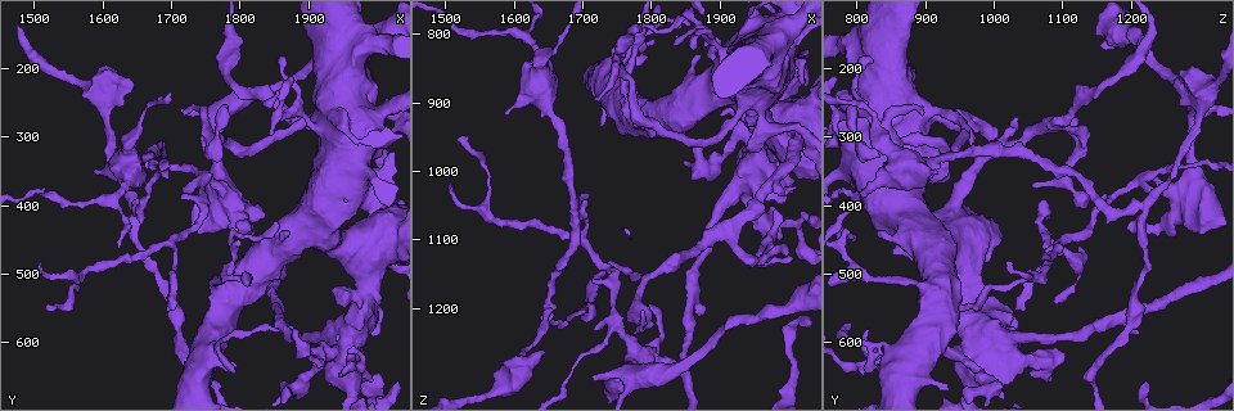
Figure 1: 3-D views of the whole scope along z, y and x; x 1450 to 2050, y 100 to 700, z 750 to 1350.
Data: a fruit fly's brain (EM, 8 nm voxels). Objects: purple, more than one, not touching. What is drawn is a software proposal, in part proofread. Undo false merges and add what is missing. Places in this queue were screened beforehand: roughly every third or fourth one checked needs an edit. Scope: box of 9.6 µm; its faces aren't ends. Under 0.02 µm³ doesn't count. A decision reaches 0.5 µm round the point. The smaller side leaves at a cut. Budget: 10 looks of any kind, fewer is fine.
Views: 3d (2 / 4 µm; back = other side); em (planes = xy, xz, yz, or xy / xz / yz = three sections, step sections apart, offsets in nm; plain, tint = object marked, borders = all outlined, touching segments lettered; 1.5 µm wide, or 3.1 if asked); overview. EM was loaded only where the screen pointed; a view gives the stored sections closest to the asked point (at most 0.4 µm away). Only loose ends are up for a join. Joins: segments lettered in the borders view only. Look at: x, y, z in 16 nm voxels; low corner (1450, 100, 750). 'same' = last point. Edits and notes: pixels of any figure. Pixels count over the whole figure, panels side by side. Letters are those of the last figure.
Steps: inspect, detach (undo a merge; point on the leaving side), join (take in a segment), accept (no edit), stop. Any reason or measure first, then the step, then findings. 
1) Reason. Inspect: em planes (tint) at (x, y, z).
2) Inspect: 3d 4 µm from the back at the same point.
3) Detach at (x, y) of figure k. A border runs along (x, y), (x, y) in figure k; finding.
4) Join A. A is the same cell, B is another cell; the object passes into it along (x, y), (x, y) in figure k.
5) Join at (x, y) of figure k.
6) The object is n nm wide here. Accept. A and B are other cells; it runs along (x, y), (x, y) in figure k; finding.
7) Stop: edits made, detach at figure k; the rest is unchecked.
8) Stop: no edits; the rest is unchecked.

Abrupt turn. Inspect: em xz step 8 (tint) at (1910, 640, 975).

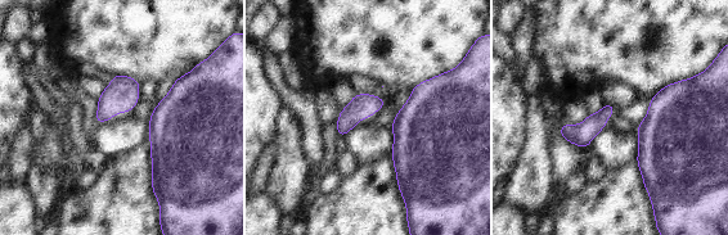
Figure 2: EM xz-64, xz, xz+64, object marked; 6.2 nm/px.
Inspect: em planes (tint) at the same point.

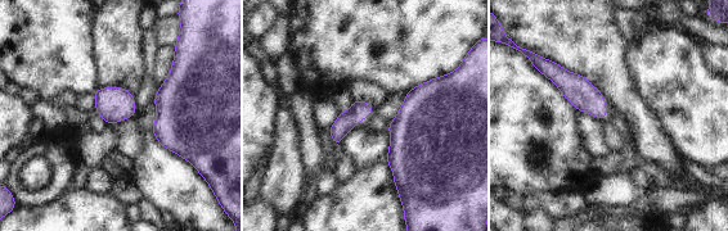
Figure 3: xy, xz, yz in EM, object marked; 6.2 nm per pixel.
See the neighbours. Inspect: em planes (borders) at the same point.

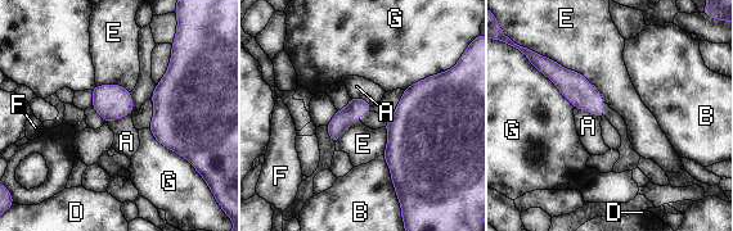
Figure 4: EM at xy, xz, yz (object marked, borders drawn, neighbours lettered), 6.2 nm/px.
Accept. A, B, D, E, F and G are other cells; a border runs along (545, 57), (580, 72), (605, 102) in figure 4; continuous, no second neuron.

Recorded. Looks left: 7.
Branch stops here. Inspect: em planes (borders) at (1875, 435, 830).

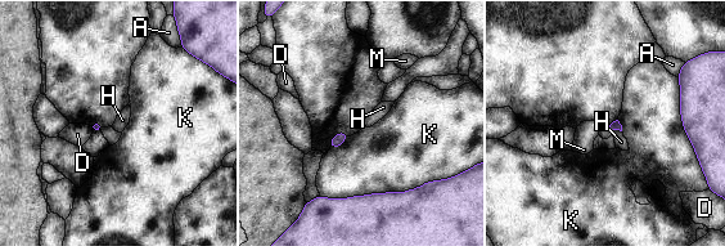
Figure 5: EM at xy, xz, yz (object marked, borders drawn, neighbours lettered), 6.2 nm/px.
Accept. A, D, H, K and M are other cells; a border runs along (429, 180), (400, 192), (320, 196) in figure 5; none of them fits.

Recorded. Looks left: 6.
Branch stops here. Inspect: em planes (borders) at (1780, 250, 790).

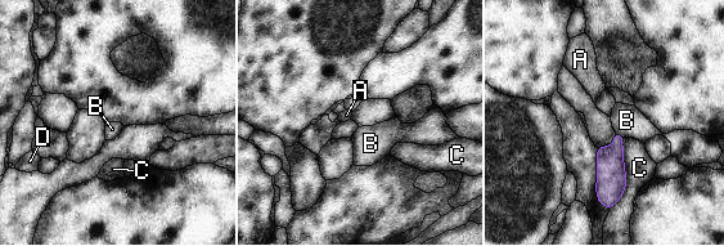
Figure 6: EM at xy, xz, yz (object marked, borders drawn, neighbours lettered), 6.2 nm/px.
Accept. A, B, C and D are other cells; a border runs along (615, 130), (625, 137) in figure 6; no lettered segment goes on from it.

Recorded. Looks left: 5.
Thin end. Inspect: 3d 4 µm at (1860, 190, 820).

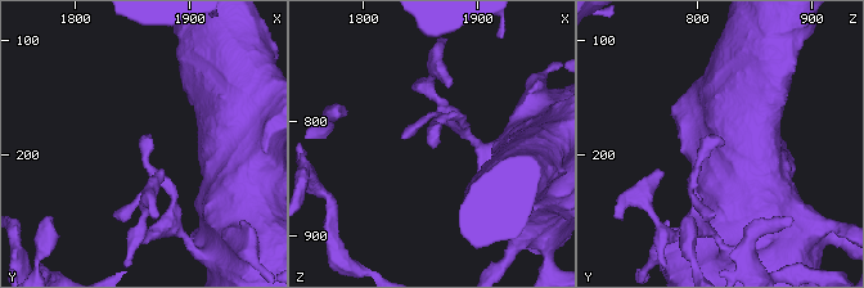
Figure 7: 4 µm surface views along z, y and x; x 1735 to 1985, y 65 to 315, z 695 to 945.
Shape alone is not enough. Inspect: em yz step 8 (plain) at (1862, 192, 824).

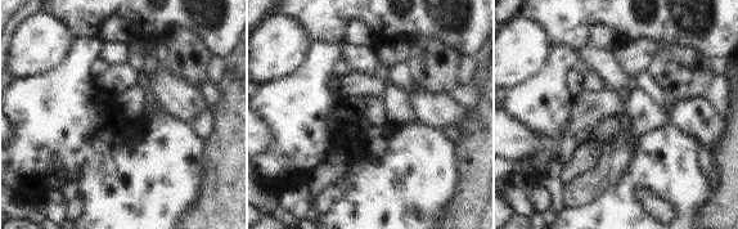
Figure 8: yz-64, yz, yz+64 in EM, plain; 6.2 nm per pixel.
Inspect: em yz step 8 (borders) at the same point.

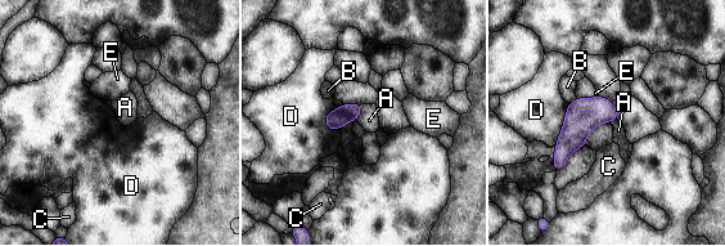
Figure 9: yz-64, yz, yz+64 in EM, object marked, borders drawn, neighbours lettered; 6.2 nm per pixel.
The longest contact is with D, 280 nm. Accept. A, B, C, D and E are other cells; a border runs along (361, 104), (361, 112), (355, 120) in figure 9; no lettered segment goes on from it.

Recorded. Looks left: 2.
Stop: no edits; the rest is unchecked.

